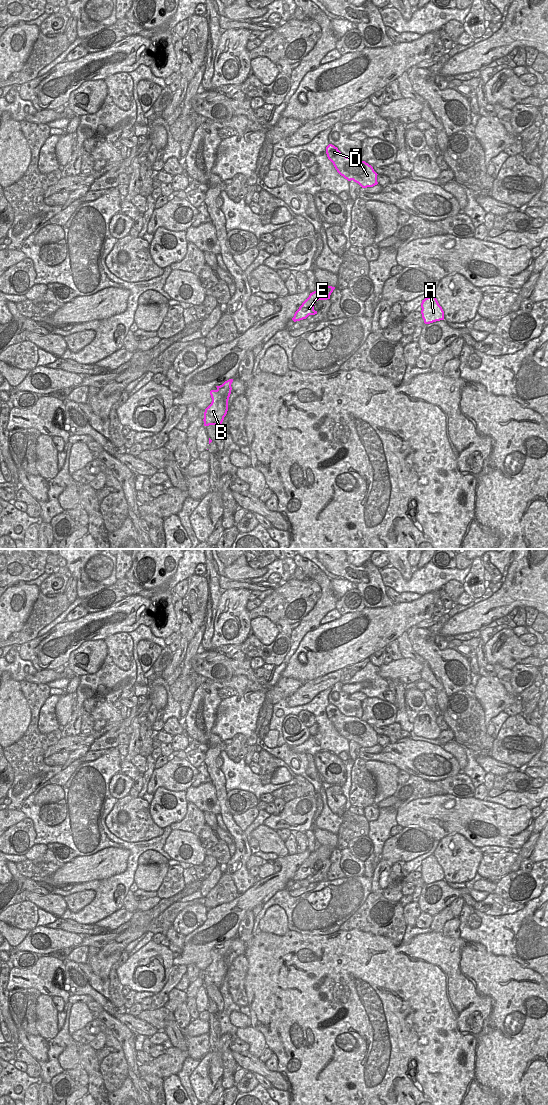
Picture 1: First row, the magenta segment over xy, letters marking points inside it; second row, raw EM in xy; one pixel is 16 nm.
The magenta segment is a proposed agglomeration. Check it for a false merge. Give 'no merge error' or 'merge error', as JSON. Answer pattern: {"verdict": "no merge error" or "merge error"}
{"verdict": "merge error"}

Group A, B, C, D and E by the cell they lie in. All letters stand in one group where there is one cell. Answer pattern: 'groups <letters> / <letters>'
groups A C D / B E

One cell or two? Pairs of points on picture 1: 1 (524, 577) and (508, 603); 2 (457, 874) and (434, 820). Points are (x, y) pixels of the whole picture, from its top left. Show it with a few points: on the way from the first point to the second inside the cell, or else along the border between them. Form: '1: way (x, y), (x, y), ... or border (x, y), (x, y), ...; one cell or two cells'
1: way (523, 583), (510, 597); one cell
2: border (466, 838), (460, 834), (449, 834), (439, 840); two cells

